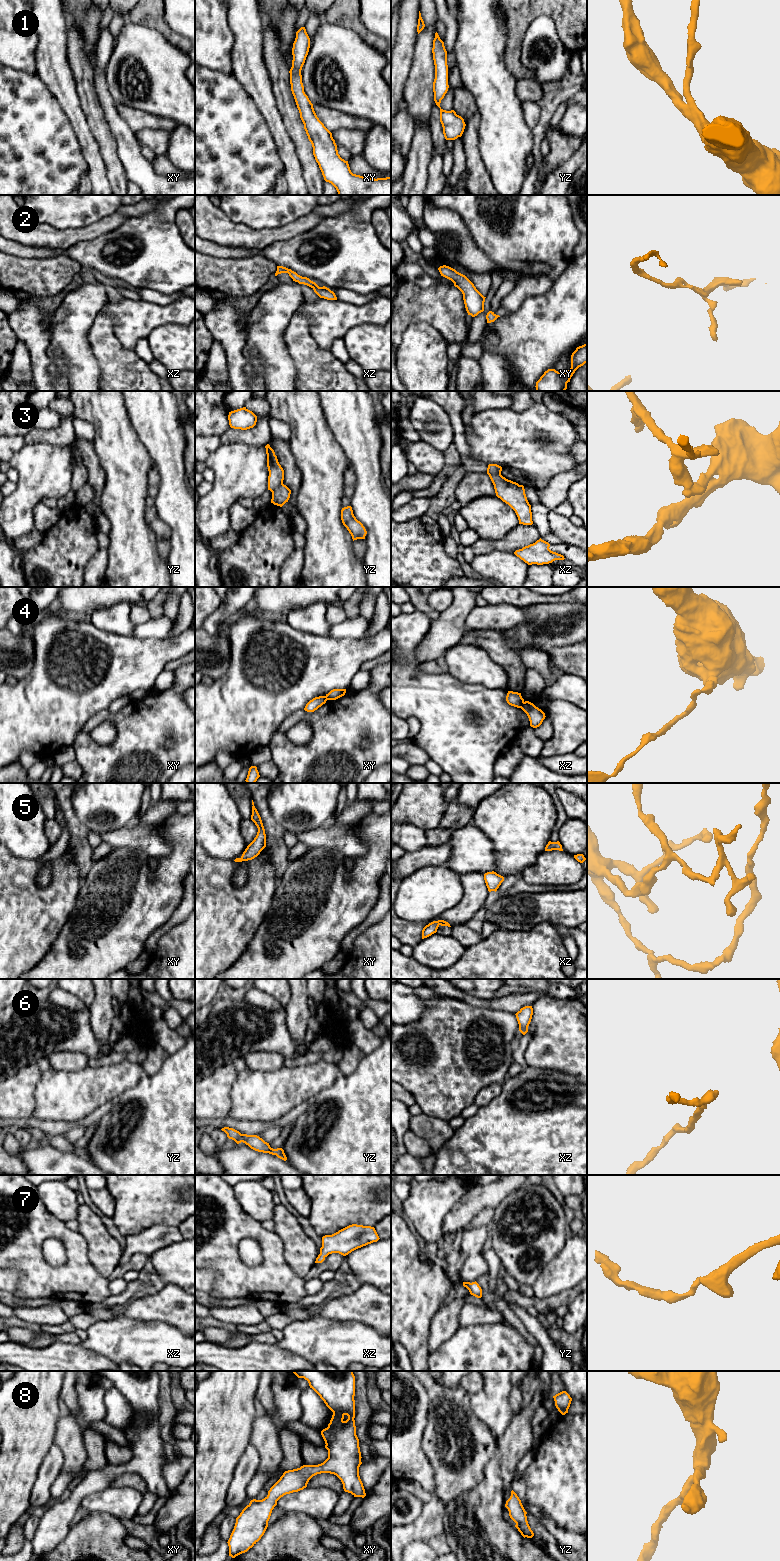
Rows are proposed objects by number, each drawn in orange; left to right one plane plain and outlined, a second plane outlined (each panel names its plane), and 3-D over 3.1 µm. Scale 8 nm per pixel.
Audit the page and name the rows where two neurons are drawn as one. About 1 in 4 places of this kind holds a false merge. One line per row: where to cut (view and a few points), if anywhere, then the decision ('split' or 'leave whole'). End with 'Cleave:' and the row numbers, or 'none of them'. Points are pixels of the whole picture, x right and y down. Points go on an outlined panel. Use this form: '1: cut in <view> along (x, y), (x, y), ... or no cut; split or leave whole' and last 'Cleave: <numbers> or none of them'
1: no cut; leave whole
2: no cut; leave whole
3: cut in xz along (488, 473), (500, 474); split
4: cut in xz along (524, 702), (521, 708); split
5: no cut; leave whole
6: no cut; leave whole
7: no cut; leave whole
8: no cut; leave whole
Cleave: 3, 4

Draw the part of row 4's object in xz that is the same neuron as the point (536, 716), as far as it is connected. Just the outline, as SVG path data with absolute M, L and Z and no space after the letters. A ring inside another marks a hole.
M525 701L521 709L527 714L530 726L533 728L539 727L546 717L545 713L541 709L529 701Z

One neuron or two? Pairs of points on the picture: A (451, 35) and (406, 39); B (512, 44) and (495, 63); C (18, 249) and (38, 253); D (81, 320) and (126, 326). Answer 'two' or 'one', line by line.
A: two
B: two
C: one
D: two

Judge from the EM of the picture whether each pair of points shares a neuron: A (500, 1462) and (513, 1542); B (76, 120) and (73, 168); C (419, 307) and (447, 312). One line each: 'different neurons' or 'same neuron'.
A: same neuron
B: different neurons
C: same neuron

